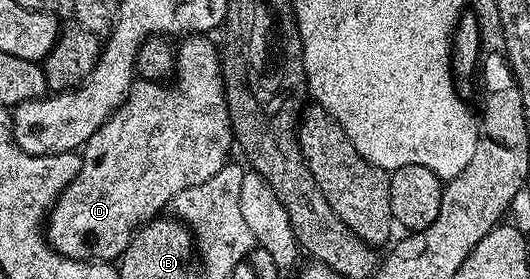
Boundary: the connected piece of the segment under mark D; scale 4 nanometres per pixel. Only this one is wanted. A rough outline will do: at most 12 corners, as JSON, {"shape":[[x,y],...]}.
{"shape":[[176,46],[178,90],[135,81],[44,223],[113,263],[228,165],[220,50]]}

